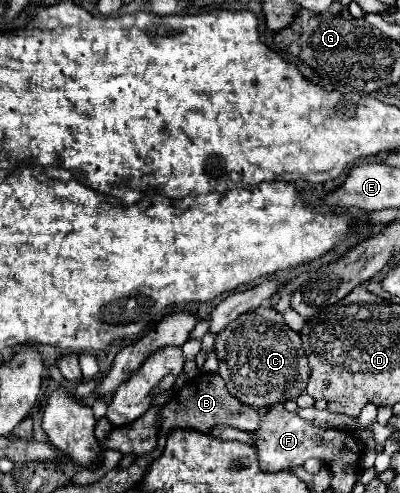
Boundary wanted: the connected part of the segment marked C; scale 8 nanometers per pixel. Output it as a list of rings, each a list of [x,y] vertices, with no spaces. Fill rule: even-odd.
[[[272,307],[252,309],[232,321],[216,337],[216,353],[220,361],[218,373],[224,379],[228,393],[252,409],[268,409],[276,403],[296,399],[306,391],[310,365],[300,335],[292,331]]]

